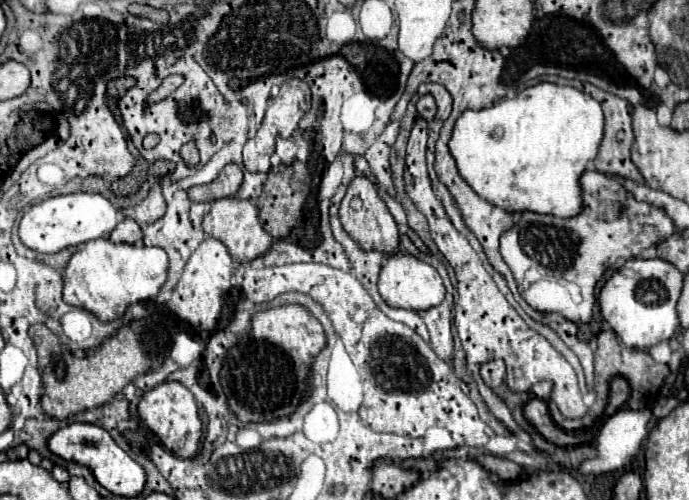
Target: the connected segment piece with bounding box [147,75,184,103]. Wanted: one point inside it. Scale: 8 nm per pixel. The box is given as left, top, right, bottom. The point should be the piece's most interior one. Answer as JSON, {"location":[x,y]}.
{"location":[172,82]}

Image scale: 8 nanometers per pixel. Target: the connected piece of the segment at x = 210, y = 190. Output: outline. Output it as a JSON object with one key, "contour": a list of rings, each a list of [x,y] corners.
{"contour":[[[227,164],[213,182],[193,186],[189,188],[187,194],[193,202],[213,202],[217,198],[233,196],[241,186],[241,182],[243,182],[243,170],[237,164]]]}

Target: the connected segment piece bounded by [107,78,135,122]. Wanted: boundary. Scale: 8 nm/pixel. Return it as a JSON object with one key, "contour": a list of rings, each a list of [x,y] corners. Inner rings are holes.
{"contour":[[[115,78],[107,84],[107,106],[111,108],[111,112],[115,114],[117,122],[121,122],[119,118],[119,112],[117,112],[117,98],[129,88],[135,84],[135,78]]]}

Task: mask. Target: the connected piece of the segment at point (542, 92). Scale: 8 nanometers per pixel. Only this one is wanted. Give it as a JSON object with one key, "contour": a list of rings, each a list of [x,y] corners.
{"contour":[[[541,82],[491,108],[465,110],[455,122],[449,146],[461,178],[481,198],[487,198],[487,202],[495,202],[495,206],[503,206],[503,210],[511,212],[531,210],[537,214],[569,218],[579,212],[579,174],[583,174],[587,162],[595,158],[601,138],[603,112],[599,102],[577,88]]]}

